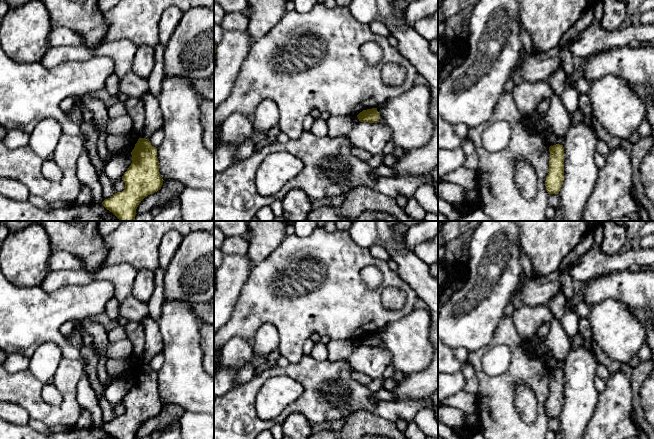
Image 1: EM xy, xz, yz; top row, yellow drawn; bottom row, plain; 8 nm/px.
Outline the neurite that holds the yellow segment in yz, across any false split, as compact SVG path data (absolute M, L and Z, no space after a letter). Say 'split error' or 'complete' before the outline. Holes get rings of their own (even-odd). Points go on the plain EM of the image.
complete | M556 368L549 371L549 397L545 410L548 418L558 418L564 405L564 371Z

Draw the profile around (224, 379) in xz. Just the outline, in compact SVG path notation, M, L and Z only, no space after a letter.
M241 368L214 370L214 398L225 396L237 386L235 379Z

